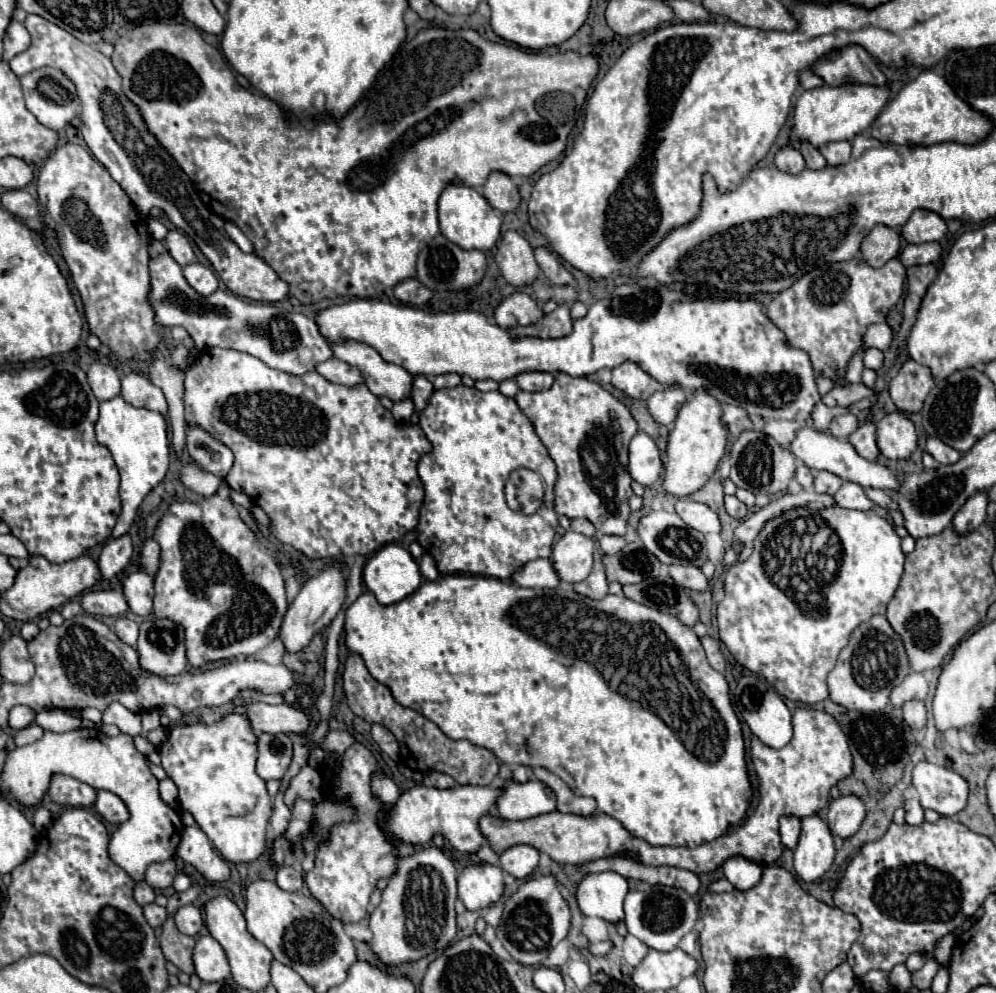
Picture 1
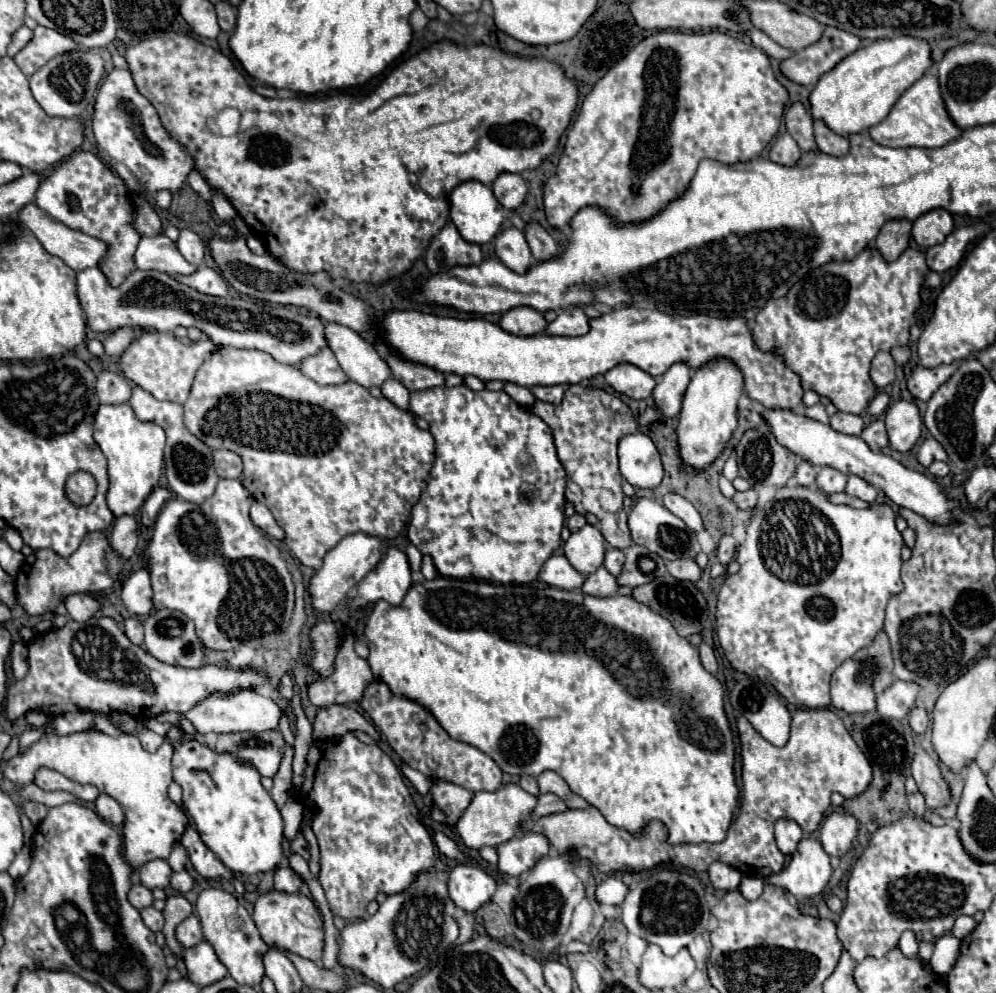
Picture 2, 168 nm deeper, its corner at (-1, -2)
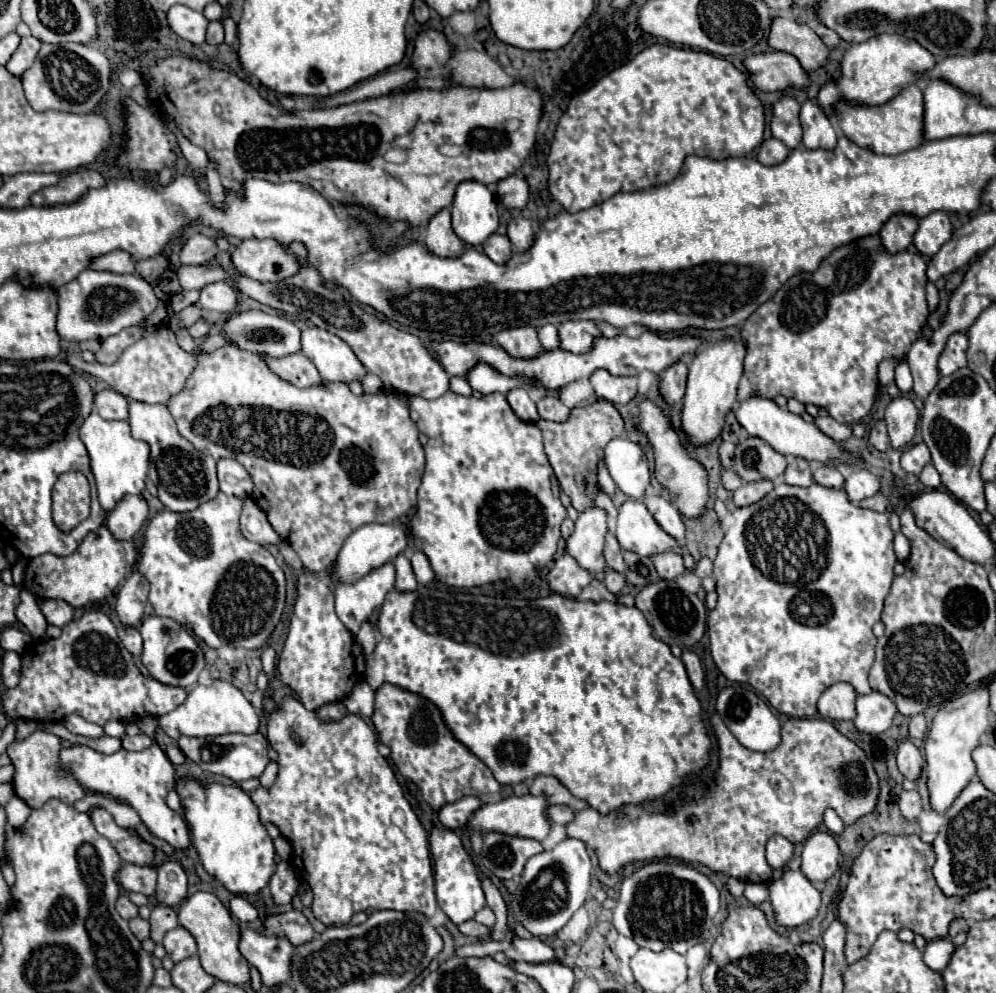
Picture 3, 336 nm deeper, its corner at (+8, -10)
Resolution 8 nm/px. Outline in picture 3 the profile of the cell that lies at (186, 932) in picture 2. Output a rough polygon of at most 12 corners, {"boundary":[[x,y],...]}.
{"boundary":[[182,926],[164,936],[168,956],[174,962],[196,954],[196,940]]}

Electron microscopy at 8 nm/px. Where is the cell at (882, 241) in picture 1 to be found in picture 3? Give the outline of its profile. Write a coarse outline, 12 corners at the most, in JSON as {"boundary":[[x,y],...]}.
{"boundary":[[892,216],[880,230],[888,254],[910,246],[918,220]]}

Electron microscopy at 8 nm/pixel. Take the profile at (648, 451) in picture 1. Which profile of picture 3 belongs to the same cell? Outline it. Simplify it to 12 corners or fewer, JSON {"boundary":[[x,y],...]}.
{"boundary":[[628,438],[606,444],[606,468],[630,498],[650,486],[648,458]]}

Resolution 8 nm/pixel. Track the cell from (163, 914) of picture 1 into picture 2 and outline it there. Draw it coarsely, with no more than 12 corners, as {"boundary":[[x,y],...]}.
{"boundary":[[153,906],[141,910],[145,926],[153,932],[163,928],[163,914]]}

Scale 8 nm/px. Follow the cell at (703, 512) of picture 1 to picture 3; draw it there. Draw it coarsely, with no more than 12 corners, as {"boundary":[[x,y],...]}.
{"boundary":[[646,498],[646,508],[670,536],[684,540],[684,520],[670,500]]}

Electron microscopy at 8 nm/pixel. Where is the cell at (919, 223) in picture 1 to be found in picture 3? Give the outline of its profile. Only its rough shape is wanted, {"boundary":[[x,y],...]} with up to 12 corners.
{"boundary":[[932,212],[918,222],[914,246],[934,256],[952,236],[946,212]]}

